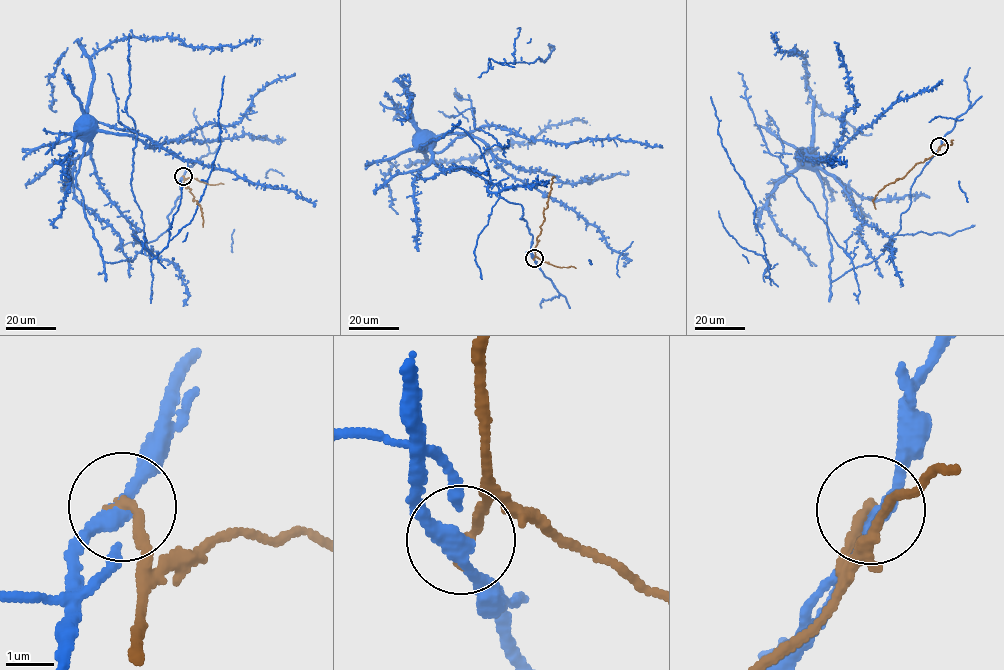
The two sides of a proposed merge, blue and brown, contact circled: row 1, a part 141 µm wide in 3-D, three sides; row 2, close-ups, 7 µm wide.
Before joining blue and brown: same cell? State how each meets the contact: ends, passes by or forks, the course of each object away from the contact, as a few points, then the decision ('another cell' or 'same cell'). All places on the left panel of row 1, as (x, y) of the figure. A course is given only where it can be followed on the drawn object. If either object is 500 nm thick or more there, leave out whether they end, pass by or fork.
blue passes by; brown ends there; blue runs (183, 176), (181, 194), (167, 215), (169, 228), (142, 245), (101, 186), (89, 143), (80, 136), (86, 130); brown runs (183, 176), (186, 188), (191, 189), (192, 200), (202, 208), (203, 227); another cell

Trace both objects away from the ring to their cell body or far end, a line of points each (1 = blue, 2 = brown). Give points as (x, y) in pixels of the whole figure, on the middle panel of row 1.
1: (533, 259), (520, 204), (489, 190), (468, 170), (440, 167), (425, 143)
2: (533, 259), (554, 177)

